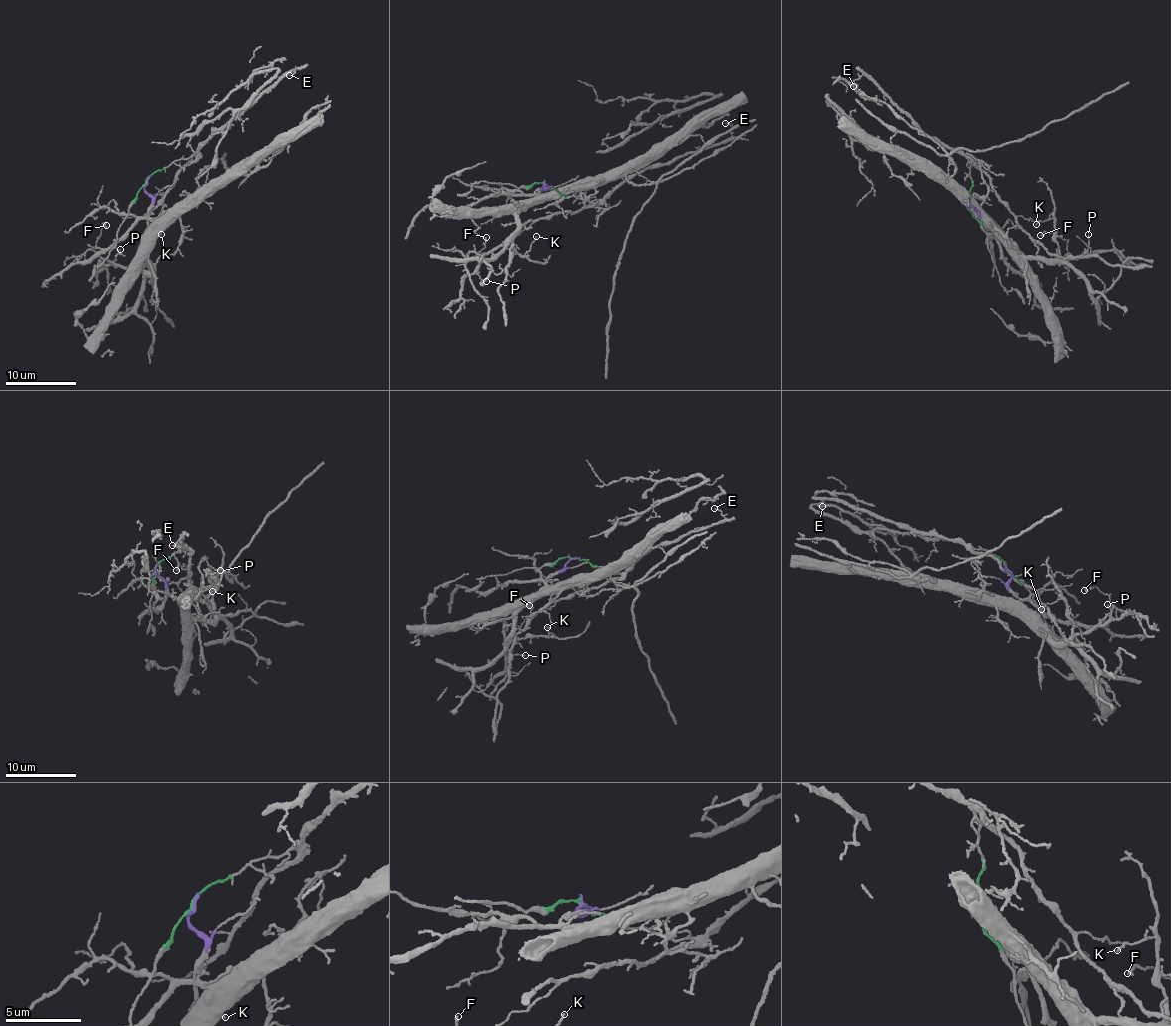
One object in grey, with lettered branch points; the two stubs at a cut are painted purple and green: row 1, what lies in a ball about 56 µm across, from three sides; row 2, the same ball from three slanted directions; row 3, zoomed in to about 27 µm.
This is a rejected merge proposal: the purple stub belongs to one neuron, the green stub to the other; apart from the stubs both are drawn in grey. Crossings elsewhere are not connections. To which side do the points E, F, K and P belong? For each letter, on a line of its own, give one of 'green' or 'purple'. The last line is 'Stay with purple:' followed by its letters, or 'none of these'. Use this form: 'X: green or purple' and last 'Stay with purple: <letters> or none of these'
E: green
F: purple
K: purple
P: purple
Stay with purple: F, K, P

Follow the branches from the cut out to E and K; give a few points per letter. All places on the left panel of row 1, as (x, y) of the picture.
E: (146, 181), (148, 176), (195, 154), (231, 119), (251, 107), (260, 92), (274, 87), (288, 75)
K: (146, 181), (155, 233), (147, 252), (153, 267), (148, 272), (139, 255), (142, 241), (156, 231), (162, 235)

